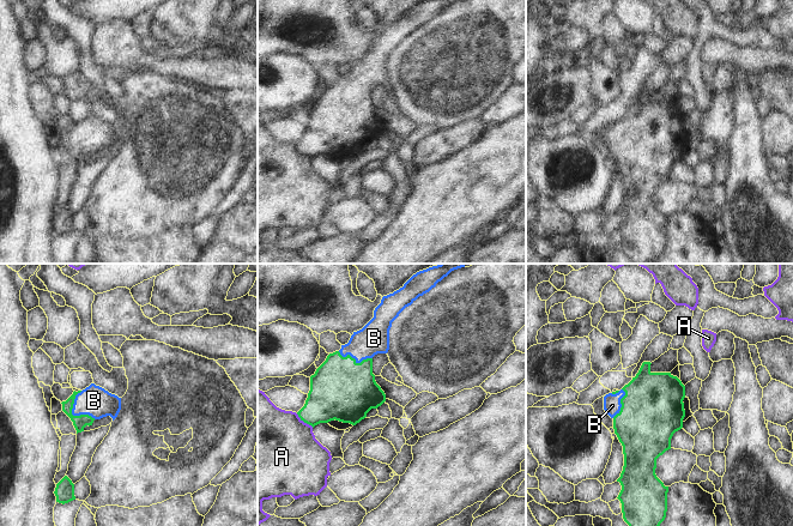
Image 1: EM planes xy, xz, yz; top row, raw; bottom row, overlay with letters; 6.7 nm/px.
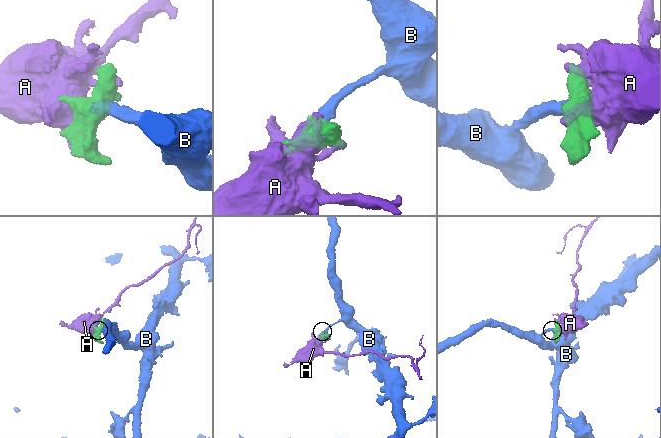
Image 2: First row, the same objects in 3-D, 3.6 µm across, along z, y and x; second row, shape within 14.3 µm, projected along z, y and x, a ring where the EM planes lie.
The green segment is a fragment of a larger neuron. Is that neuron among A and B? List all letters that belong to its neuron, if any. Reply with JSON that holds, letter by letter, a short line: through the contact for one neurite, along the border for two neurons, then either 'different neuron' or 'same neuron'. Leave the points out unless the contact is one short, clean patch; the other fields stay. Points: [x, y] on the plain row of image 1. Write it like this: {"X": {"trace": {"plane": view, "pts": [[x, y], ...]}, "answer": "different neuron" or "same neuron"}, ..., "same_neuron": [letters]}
{"A": {"answer": "different neuron"}, "B": {"trace": {"plane": "xy", "pts": [[79, 153], [72, 146], [79, 139], [94, 132]]}, "answer": "same neuron"}, "same_neuron": ["B"]}

